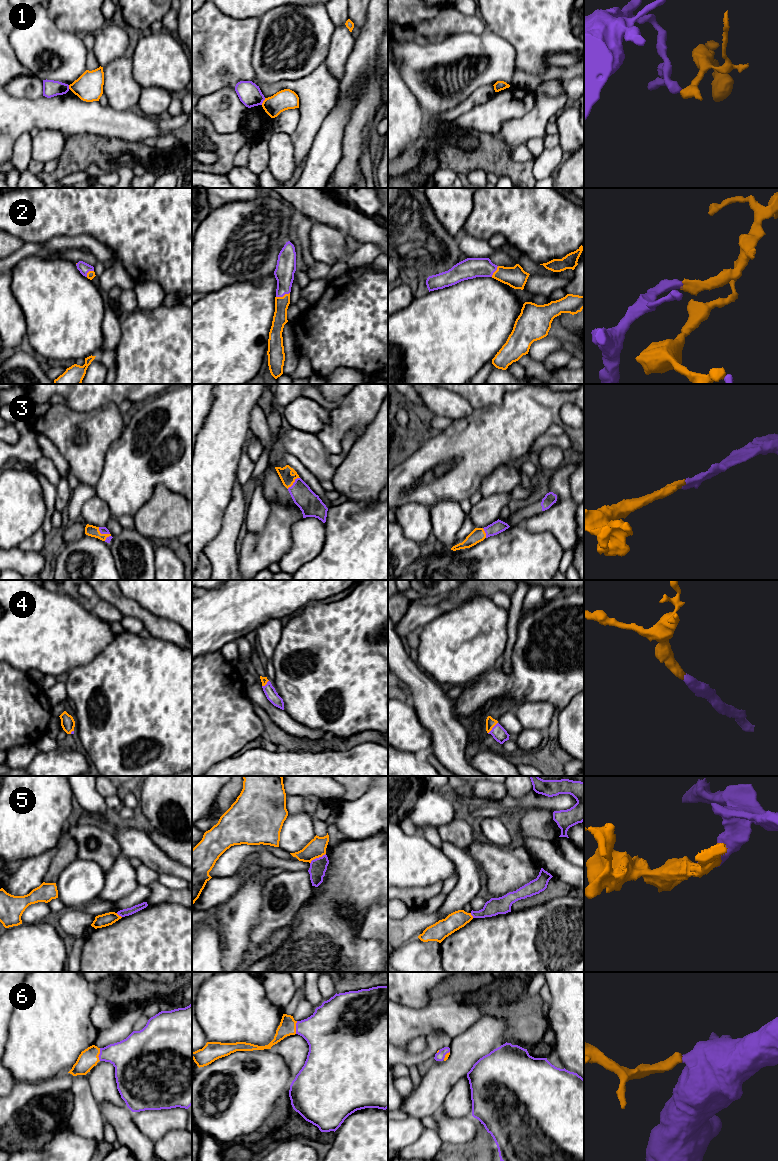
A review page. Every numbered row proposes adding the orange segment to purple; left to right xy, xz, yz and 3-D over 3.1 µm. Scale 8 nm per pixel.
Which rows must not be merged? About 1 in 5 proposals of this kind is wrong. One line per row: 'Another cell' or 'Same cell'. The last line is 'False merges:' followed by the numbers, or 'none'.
1: Another cell
2: Same cell
3: Same cell
4: Same cell
5: Another cell
6: Same cell
False merges: 1, 5

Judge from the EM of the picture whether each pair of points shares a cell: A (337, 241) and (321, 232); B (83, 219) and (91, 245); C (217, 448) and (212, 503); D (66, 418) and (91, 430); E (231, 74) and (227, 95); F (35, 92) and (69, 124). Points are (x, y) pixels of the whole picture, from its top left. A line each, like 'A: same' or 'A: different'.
A: same
B: different
C: same
D: same
E: different
F: different

